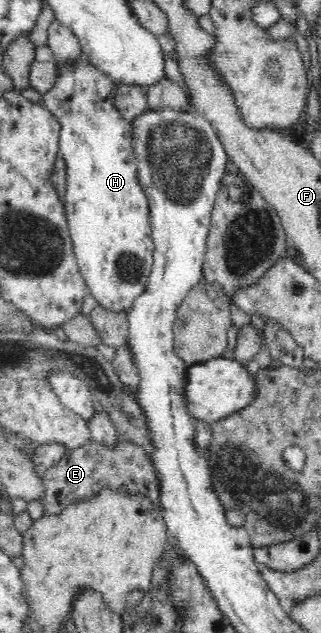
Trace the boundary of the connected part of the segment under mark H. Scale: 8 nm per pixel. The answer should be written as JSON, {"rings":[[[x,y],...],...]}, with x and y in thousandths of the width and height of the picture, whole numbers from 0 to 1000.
{"rings":[[[262,87],[237,90],[218,101],[193,101],[193,98],[168,96],[171,100],[171,131],[159,141],[128,150],[121,164],[146,174],[150,179],[168,182],[168,188],[184,193],[184,226],[181,245],[193,246],[199,262],[206,262],[206,295],[196,314],[196,329],[202,330],[212,365],[227,384],[227,398],[234,400],[240,417],[252,427],[262,444],[274,452],[277,463],[296,471],[302,479],[343,491],[399,490],[417,471],[442,463],[455,453],[477,415],[480,382],[470,373],[470,349],[461,313],[452,302],[442,299],[427,272],[427,254],[421,253],[417,235],[417,194],[411,190],[393,188],[361,171],[361,136],[364,131],[343,118],[318,114],[305,106],[287,104],[280,96]]]}

